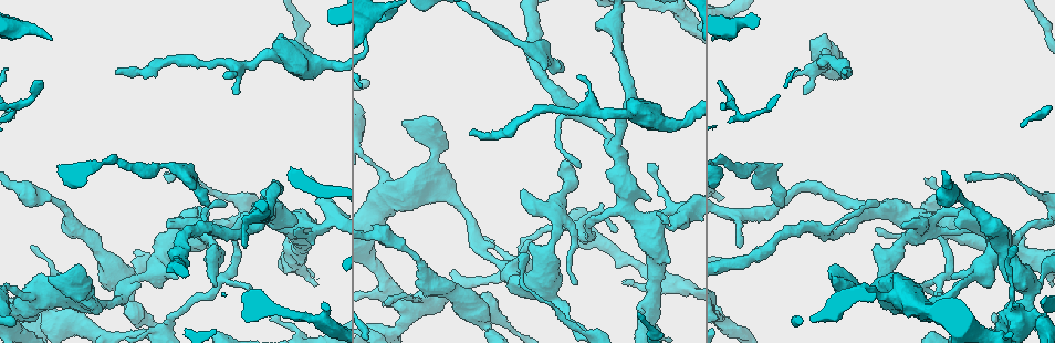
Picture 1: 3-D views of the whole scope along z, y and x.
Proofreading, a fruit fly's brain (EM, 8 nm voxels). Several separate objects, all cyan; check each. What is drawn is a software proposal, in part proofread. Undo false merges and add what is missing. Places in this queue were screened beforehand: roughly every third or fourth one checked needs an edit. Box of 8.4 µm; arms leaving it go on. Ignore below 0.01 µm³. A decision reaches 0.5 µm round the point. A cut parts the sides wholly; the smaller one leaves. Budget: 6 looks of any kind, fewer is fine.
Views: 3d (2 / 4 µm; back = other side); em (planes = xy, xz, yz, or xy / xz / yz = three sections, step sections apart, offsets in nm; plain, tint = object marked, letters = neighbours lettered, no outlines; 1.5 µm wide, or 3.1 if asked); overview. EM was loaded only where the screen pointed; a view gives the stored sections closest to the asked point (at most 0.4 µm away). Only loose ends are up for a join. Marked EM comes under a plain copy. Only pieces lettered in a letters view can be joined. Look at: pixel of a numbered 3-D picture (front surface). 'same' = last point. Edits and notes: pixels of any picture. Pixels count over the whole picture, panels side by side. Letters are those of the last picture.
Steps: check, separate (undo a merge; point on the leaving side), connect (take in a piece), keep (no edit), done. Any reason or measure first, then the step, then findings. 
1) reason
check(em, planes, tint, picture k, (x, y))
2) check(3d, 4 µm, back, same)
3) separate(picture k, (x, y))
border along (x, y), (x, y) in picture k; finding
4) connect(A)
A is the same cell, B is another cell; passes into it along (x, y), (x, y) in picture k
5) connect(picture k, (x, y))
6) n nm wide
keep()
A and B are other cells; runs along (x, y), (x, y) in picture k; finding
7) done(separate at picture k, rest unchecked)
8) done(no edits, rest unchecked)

a narrow waist
check(3d, 2 µm, picture 1, (535, 52))

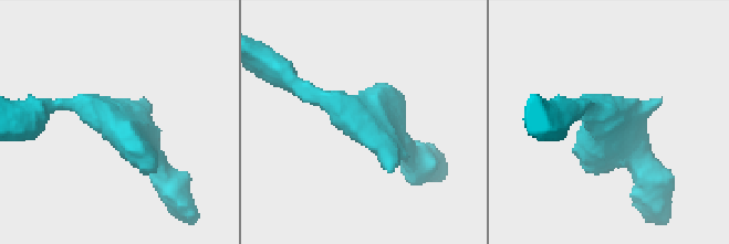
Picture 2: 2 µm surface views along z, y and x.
check(em, planes, letters, picture 2, (114, 119))

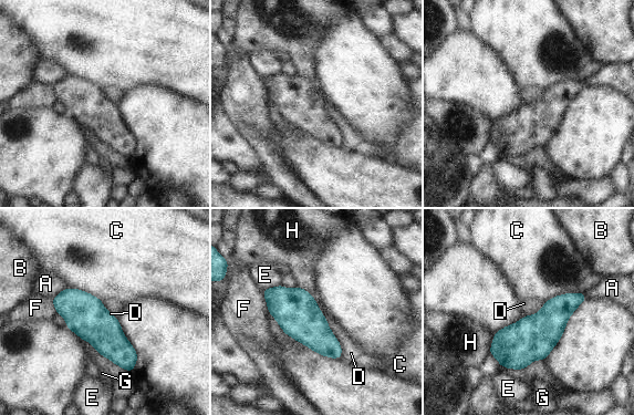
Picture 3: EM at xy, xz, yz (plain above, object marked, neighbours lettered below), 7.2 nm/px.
300 nm wide; C touches over 280 nm
keep()
A, B, C, D, E, F, G and H are other cells; one neuron here

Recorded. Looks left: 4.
an open end
check(em, planes, letters, picture 1, (297, 219))

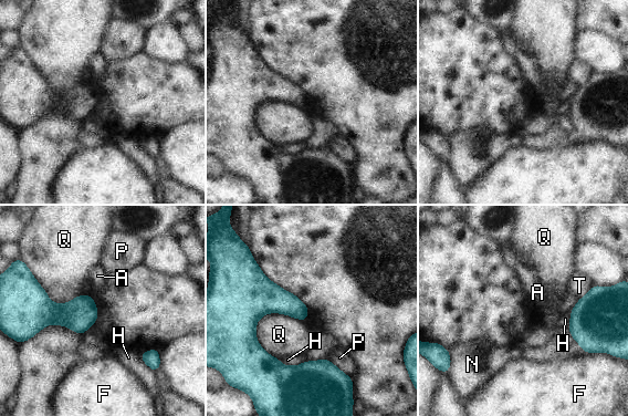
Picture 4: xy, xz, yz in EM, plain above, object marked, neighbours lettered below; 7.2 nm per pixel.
keep()
A, F, H, N, P, Q and T are other cells; runs along (259, 273), (254, 344), (284, 370), (337, 372) in picture 4; none of them fits

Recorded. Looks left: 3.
an open end
check(em, planes, letters, picture 1, (214, 286))

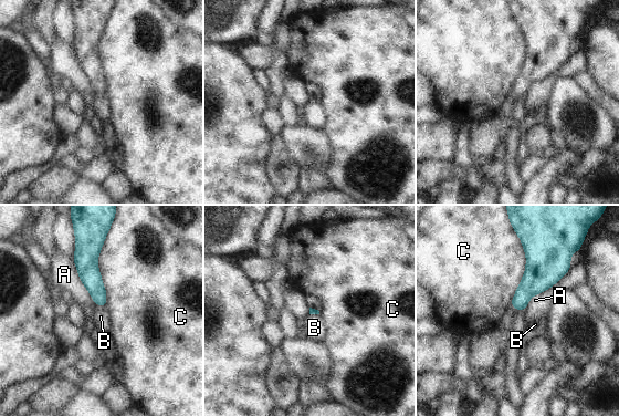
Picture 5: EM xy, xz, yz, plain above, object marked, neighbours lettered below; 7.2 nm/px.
keep()
A, B and C are other cells; border along (570, 269), (556, 282), (538, 293) in picture 5; none of them fits

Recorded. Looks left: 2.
done(no edits, rest unchecked)

